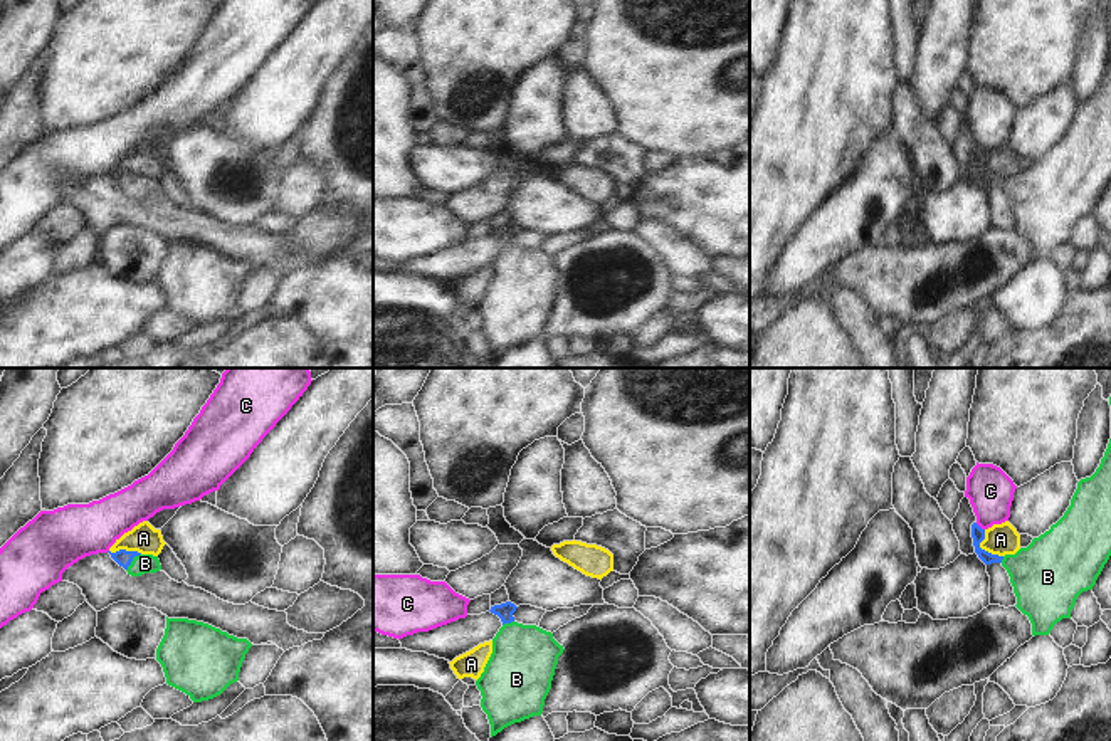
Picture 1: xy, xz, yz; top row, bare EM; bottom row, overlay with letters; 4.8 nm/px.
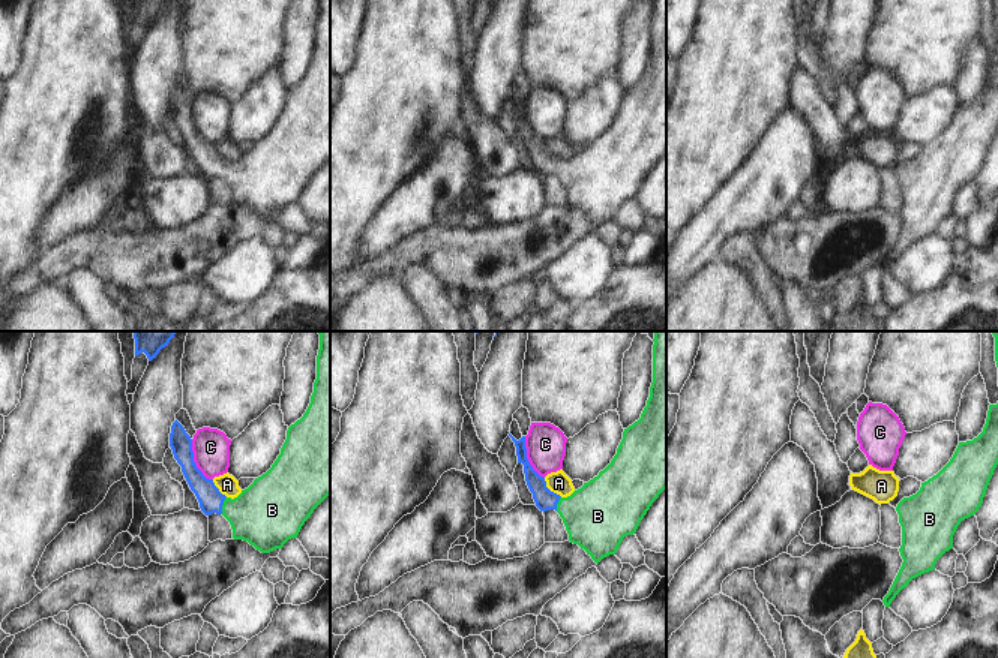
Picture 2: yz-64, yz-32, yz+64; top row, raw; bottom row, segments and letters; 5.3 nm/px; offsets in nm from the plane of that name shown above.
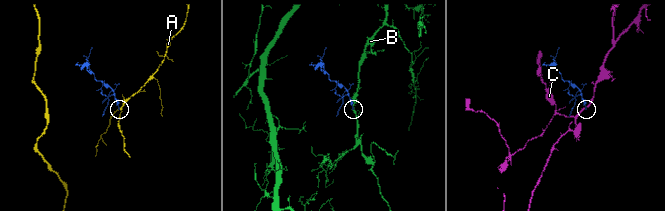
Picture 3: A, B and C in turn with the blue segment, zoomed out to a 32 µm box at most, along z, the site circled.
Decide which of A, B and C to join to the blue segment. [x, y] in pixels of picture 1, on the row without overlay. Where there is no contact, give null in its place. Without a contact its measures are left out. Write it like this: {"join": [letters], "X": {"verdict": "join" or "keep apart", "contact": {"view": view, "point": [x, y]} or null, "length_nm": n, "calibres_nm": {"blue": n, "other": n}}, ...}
{"join": ["B"], "A": {"verdict": "keep apart", "contact": {"view": "yz", "point": [984, 173]}, "length_nm": 160, "calibres_nm": {"blue": 60, "other": 150}}, "B": {"verdict": "join", "contact": {"view": "xy", "point": [131, 183]}, "length_nm": 110, "calibres_nm": {"blue": 80, "other": 100}}, "C": {"verdict": "keep apart", "contact": {"view": "yz", "point": [979, 150]}, "length_nm": 60, "calibres_nm": {"blue": 60, "other": 220}}}

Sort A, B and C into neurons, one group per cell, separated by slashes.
A / B / C

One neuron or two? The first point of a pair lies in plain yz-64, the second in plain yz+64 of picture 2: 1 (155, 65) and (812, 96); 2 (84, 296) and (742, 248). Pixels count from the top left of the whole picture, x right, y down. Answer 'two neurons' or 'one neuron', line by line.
1: two neurons
2: one neuron

